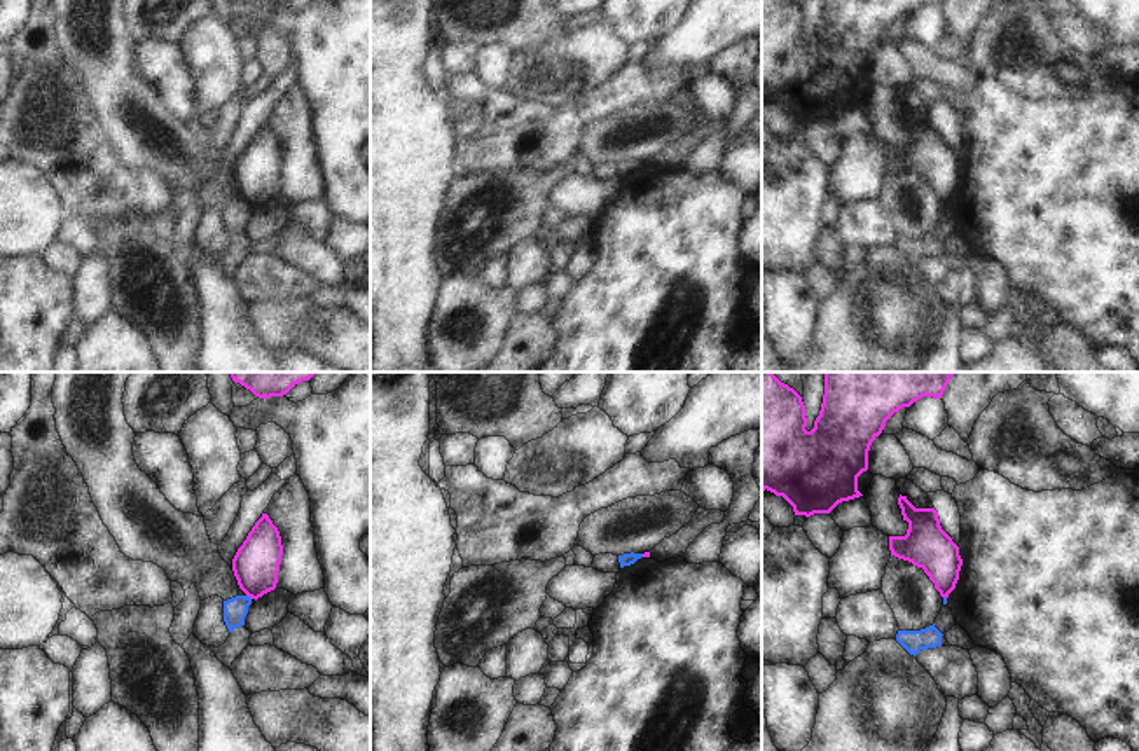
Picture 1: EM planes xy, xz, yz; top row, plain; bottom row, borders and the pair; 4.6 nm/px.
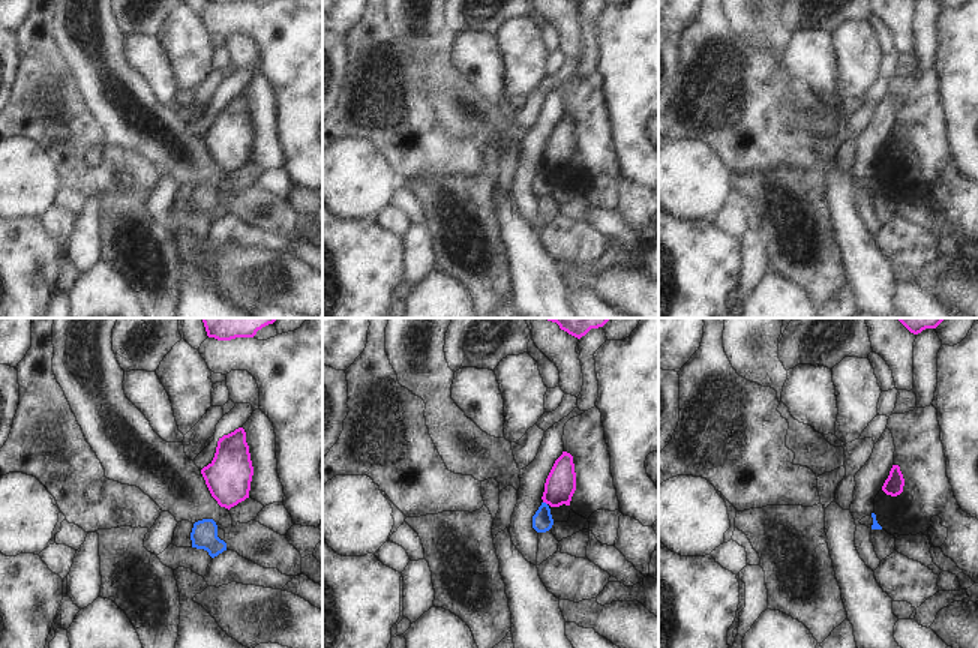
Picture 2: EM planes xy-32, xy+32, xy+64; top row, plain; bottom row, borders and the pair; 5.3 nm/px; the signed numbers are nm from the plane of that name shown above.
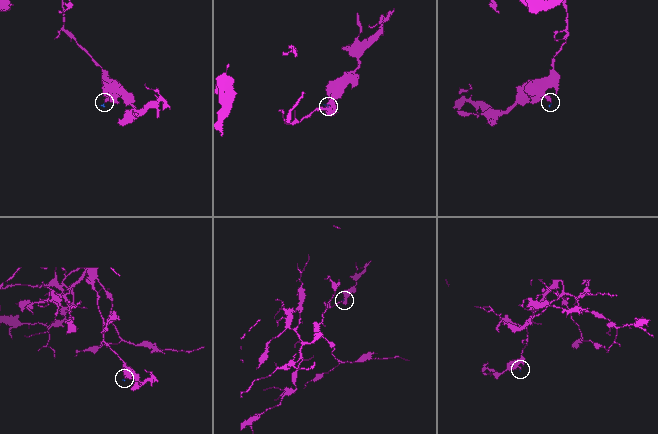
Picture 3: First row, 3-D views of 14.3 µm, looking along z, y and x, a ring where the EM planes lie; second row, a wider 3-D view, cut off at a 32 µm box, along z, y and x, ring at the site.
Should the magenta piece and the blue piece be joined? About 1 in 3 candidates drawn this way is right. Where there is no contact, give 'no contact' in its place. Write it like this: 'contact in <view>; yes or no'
contact in xy; no

